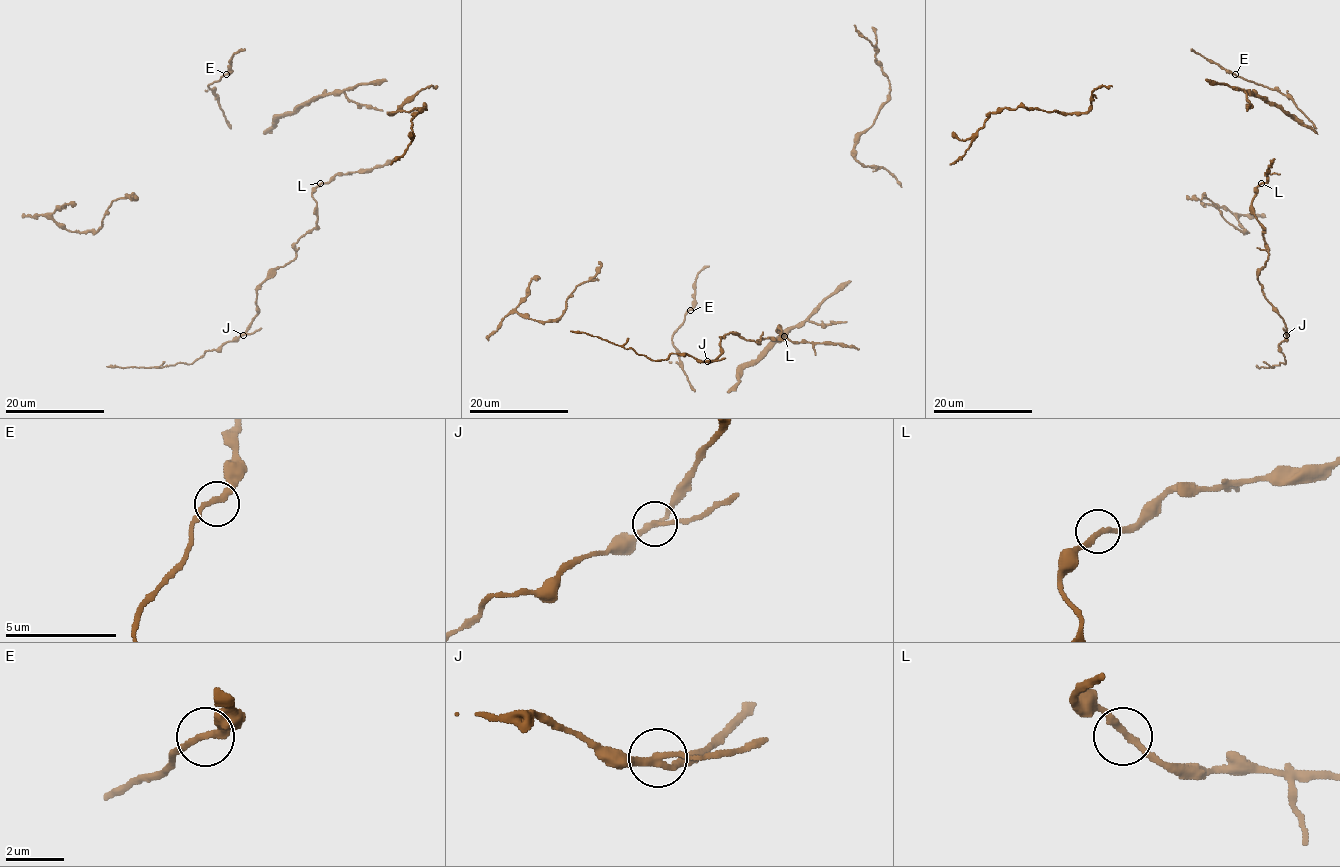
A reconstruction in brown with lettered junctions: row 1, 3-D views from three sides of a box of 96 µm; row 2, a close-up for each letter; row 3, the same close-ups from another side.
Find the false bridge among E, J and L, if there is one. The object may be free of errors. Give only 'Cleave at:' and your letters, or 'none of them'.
Cleave at: J

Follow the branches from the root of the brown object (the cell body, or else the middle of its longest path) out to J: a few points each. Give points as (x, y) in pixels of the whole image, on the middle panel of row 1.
J: (784, 335), (776, 330), (779, 326), (777, 339), (758, 343), (728, 333), (721, 338), (721, 352), (706, 361)

